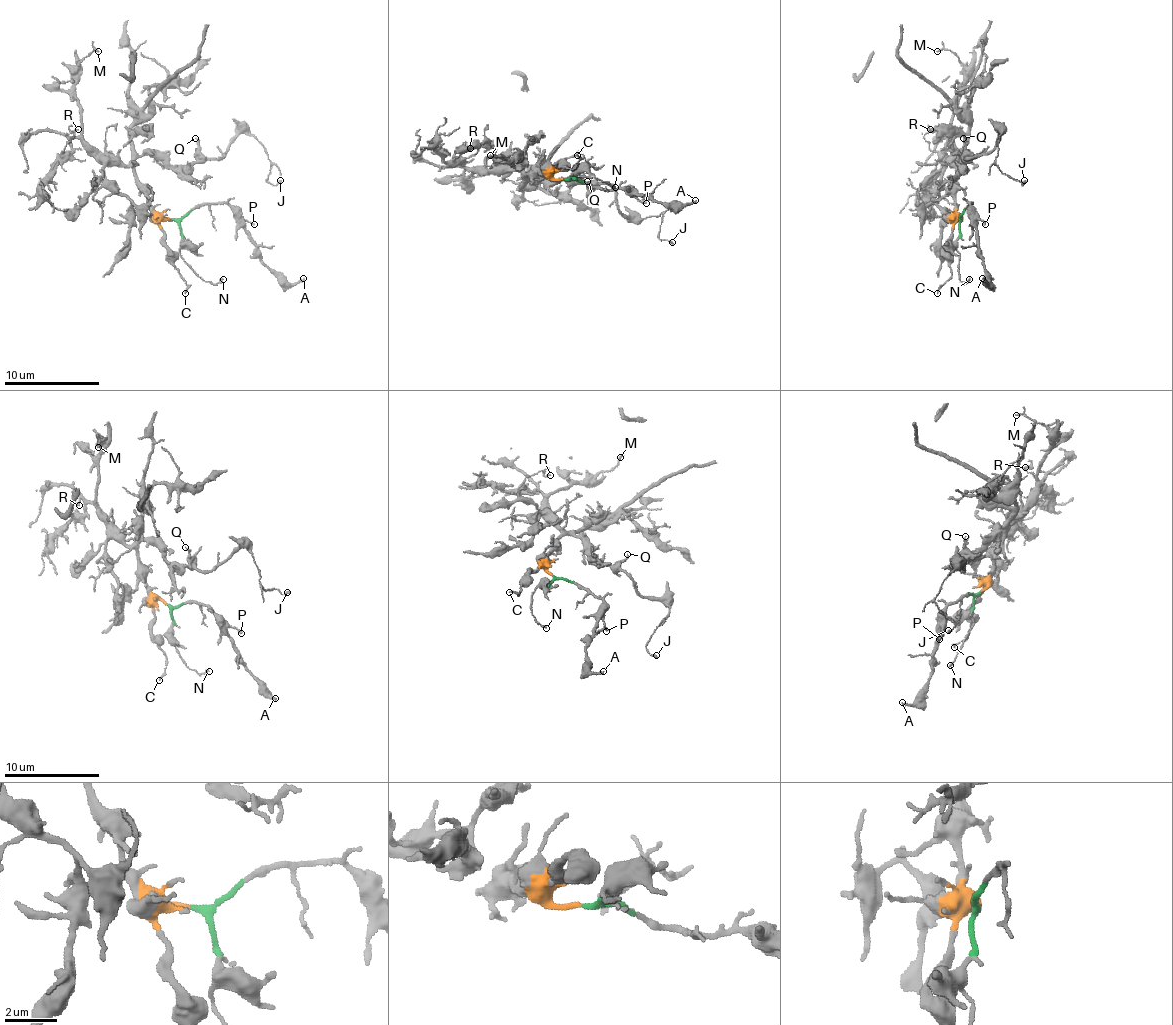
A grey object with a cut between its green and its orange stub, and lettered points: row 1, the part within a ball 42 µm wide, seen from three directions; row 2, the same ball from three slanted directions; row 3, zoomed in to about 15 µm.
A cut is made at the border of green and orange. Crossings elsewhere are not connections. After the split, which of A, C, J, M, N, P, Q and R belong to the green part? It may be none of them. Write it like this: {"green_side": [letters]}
{"green_side": ["A", "N", "P"]}

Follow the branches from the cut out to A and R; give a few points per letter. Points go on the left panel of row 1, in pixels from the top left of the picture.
A: (173, 219), (183, 219), (202, 205), (226, 202), (257, 255), (266, 264), (290, 283), (299, 283), (304, 278)
R: (171, 219), (154, 209), (131, 167), (105, 164), (78, 138), (67, 152), (71, 131), (78, 129)

